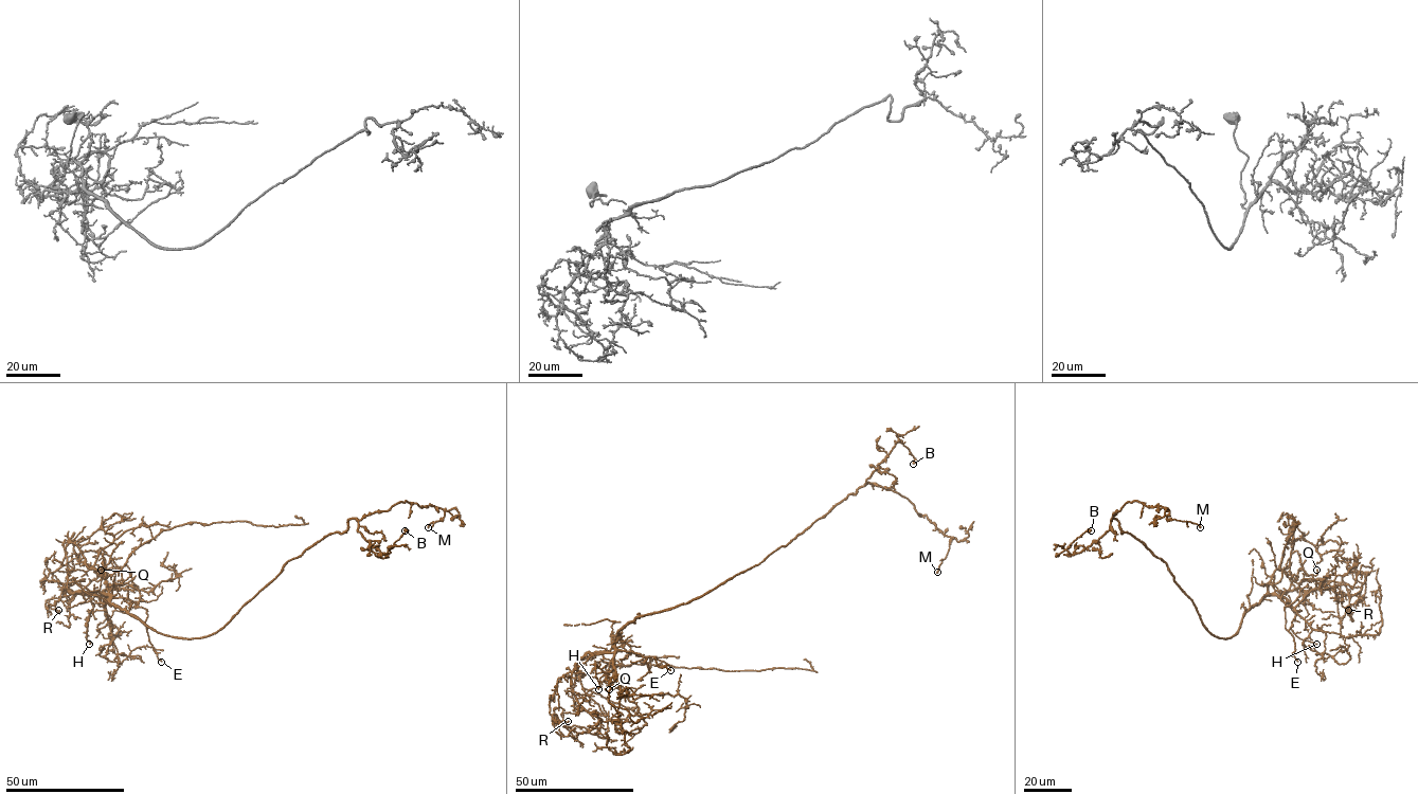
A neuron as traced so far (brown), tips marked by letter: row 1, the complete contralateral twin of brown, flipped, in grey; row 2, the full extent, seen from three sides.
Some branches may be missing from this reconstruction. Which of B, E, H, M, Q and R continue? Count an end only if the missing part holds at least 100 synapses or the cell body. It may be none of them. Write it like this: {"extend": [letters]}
{"extend": []}

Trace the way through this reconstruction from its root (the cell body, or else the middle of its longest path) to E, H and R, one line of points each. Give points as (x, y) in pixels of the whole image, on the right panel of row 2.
E: (1217, 636), (1234, 635), (1248, 611), (1267, 596), (1277, 595), (1285, 606), (1285, 628), (1293, 637), (1297, 662)
H: (1217, 636), (1228, 638), (1248, 611), (1267, 596), (1280, 595), (1299, 610), (1291, 630), (1299, 638), (1316, 644)
R: (1217, 636), (1234, 635), (1243, 615), (1267, 596), (1298, 588), (1360, 592), (1358, 601), (1364, 598), (1348, 610)

